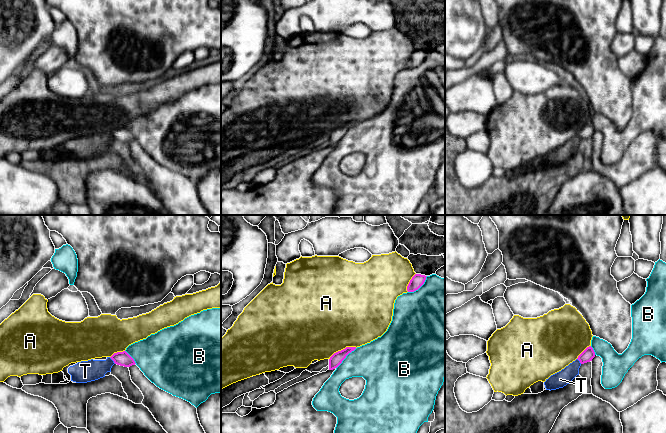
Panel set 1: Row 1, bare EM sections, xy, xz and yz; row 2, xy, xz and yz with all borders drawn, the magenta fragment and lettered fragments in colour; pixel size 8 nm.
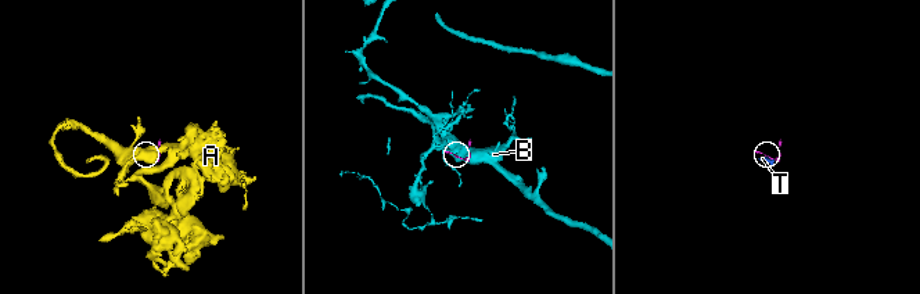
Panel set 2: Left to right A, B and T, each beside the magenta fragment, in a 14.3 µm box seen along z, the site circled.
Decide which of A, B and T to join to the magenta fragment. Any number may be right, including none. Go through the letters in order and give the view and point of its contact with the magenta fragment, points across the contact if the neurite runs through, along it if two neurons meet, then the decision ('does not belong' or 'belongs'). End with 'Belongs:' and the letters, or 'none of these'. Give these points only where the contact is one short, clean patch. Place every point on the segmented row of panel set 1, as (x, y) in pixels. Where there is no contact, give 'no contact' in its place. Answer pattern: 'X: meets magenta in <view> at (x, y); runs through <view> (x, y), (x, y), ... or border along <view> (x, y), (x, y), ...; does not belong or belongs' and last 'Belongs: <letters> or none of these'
A: meets magenta in xz at (343, 349); does not belong
B: meets magenta in xz at (419, 287); does not belong
T: meets magenta in xy at (112, 359); does not belong
Belongs: none of these

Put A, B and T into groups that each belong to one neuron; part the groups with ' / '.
A / B / T

